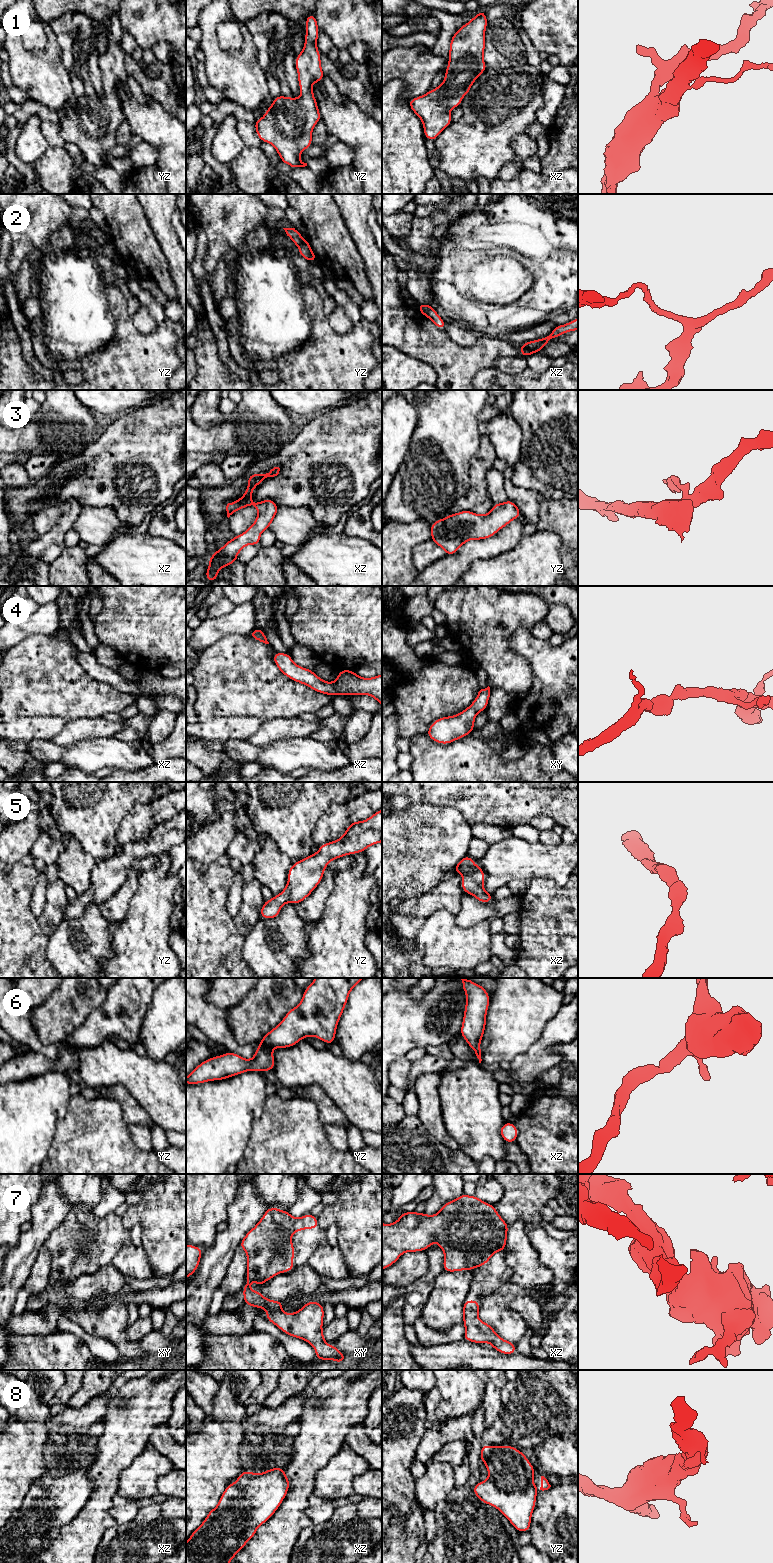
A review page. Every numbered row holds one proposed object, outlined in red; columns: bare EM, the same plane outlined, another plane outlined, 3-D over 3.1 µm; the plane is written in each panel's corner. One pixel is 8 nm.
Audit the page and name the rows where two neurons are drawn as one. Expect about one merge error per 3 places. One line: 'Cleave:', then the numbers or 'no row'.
Cleave: 2

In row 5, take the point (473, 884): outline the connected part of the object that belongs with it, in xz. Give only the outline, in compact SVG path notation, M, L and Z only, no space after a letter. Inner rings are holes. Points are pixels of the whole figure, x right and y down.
M469 855L465 856L454 867L453 872L464 876L461 887L466 894L473 895L479 902L489 903L493 900L493 894L487 893L484 889L483 881L486 875L482 867L473 861Z

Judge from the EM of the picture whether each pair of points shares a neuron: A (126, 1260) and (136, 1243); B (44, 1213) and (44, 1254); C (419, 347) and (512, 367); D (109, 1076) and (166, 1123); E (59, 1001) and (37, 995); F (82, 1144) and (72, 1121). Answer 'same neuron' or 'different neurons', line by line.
A: same neuron
B: different neurons
C: different neurons
D: same neuron
E: different neurons
F: same neuron

